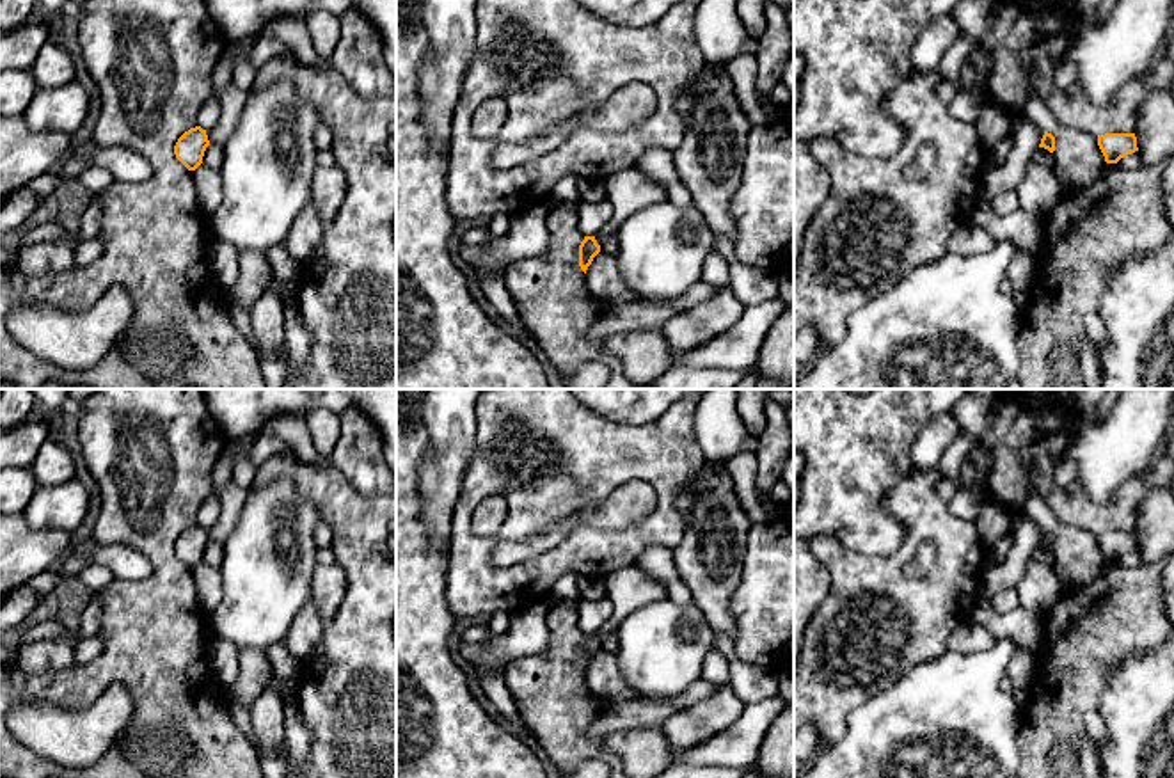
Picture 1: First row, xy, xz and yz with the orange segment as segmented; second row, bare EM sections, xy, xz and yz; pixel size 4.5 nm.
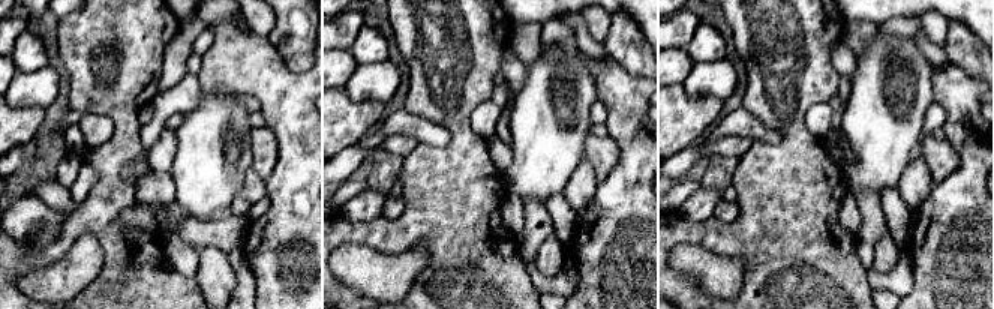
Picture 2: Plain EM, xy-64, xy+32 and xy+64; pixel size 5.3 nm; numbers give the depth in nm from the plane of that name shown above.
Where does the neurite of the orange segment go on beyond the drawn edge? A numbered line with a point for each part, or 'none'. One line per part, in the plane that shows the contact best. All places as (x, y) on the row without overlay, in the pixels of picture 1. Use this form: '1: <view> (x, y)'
none

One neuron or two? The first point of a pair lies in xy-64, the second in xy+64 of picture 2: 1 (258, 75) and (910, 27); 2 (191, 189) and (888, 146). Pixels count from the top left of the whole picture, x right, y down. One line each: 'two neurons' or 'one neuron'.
1: two neurons
2: one neuron

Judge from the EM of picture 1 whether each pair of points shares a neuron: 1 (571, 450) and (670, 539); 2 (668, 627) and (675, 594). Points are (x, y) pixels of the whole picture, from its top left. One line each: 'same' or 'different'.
1: same
2: different

